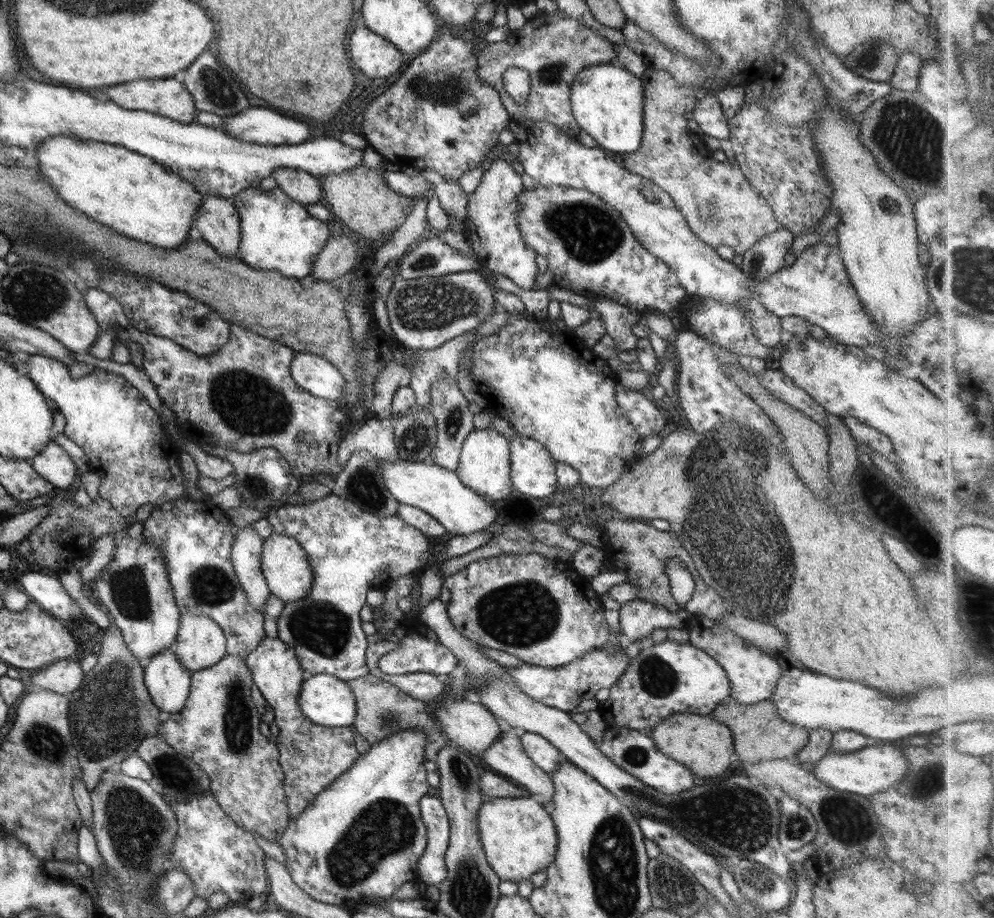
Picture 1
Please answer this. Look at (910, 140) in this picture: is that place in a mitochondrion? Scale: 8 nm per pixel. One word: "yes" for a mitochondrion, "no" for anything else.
yes

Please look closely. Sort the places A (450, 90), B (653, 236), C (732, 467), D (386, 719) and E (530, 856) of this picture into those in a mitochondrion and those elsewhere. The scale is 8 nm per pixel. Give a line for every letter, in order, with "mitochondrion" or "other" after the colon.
A: mitochondrion
B: other
C: mitochondrion
D: mitochondrion
E: other

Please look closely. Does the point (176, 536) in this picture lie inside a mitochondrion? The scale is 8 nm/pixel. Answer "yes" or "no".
no

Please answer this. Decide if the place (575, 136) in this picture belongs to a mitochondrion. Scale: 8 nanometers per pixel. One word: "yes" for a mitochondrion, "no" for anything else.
no

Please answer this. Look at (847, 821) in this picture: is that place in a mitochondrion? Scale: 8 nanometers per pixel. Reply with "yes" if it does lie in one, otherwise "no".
yes

